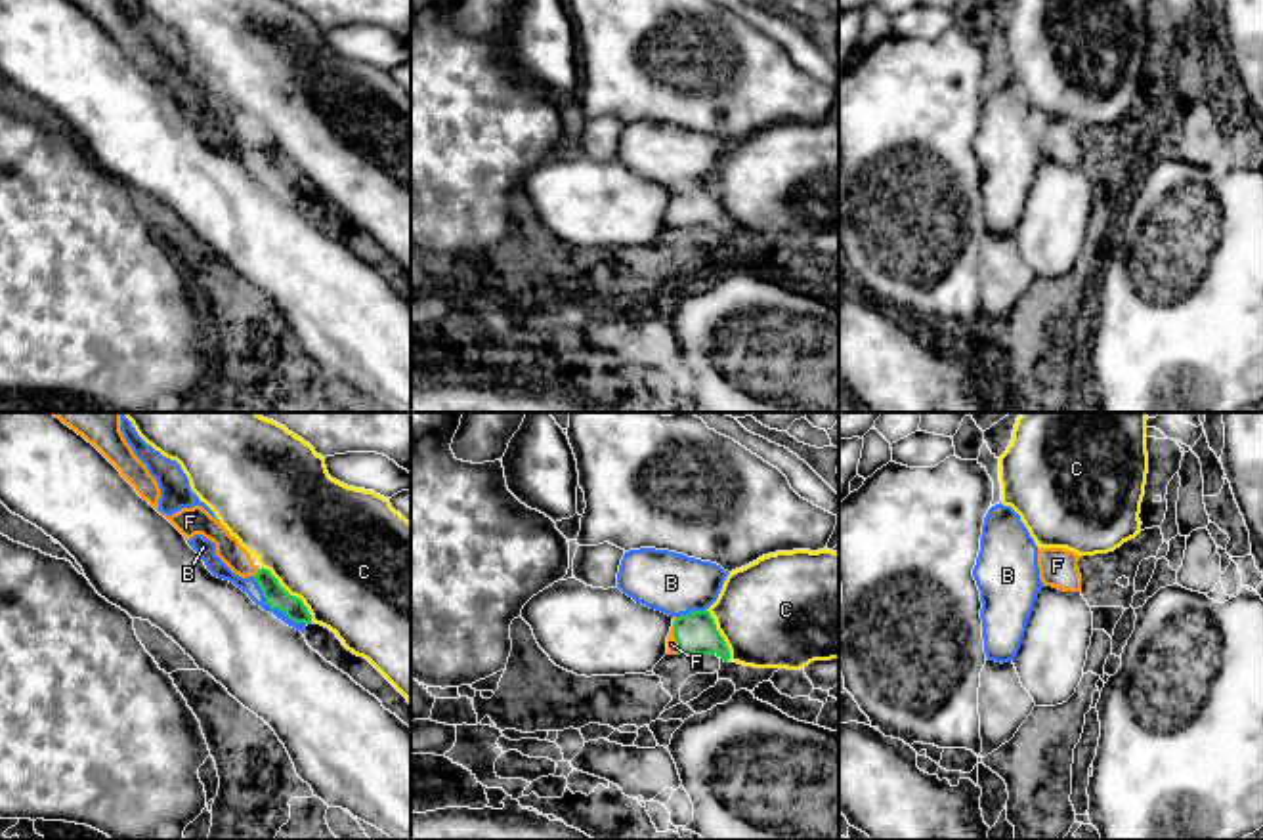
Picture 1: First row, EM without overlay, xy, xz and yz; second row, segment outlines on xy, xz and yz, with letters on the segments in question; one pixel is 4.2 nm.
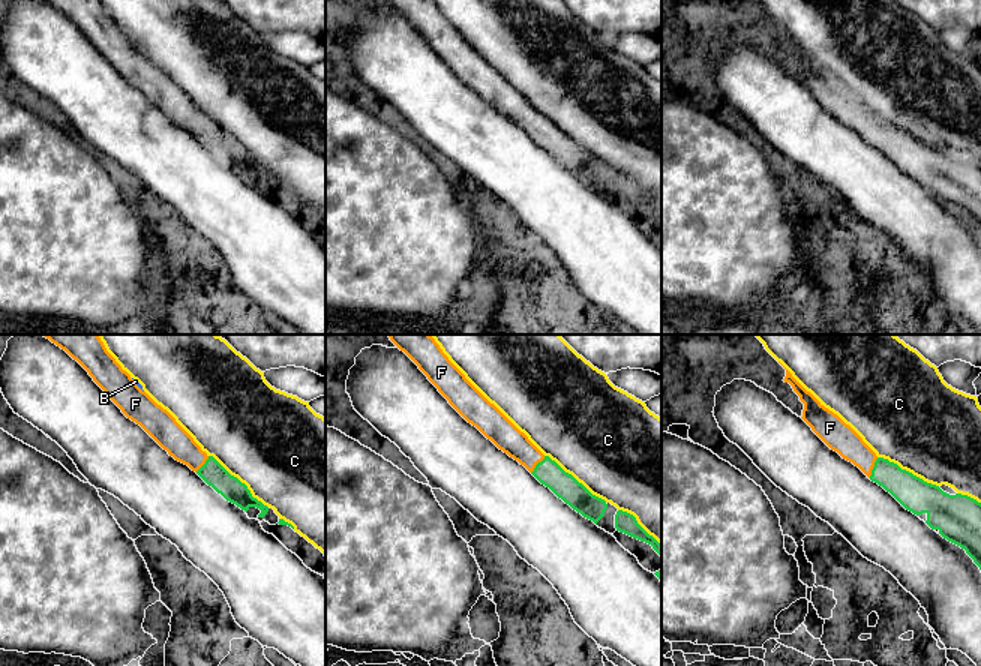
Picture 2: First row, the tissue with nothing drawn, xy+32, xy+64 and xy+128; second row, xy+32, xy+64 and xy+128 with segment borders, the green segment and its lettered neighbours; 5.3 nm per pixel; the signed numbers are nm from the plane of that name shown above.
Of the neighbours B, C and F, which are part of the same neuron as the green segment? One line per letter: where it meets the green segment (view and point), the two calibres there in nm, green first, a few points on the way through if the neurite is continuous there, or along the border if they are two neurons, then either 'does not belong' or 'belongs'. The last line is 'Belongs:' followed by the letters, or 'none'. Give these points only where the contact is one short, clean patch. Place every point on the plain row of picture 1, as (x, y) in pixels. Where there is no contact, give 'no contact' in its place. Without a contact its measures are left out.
B: meets green in xy at (274, 180); 100 nm thick on the green side, 70 nm on the other; border along xy (253, 149), (272, 180), (304, 197); does not belong
C: meets green in xy at (293, 168); 100 nm thick on the green side, 480 nm on the other; does not belong
F: meets green in xz at (675, 209); 180 nm thick on the green side, 50 nm on the other; runs through xz (696, 205), (675, 209), (671, 216); belongs
Belongs: F

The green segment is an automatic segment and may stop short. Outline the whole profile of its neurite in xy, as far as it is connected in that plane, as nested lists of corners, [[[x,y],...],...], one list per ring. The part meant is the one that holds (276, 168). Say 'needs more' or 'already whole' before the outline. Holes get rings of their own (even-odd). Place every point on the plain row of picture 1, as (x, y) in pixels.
needs more; [[[203,78],[182,80],[180,84],[164,88],[183,109],[185,113],[195,107],[203,107],[204,111],[216,116],[216,128],[239,149],[248,151],[254,149],[258,158],[264,164],[266,176],[271,181],[283,183],[290,193],[311,197],[311,187],[304,174],[296,168],[290,168],[279,153],[268,141],[260,141],[250,126],[239,116],[229,103],[212,90]]]

